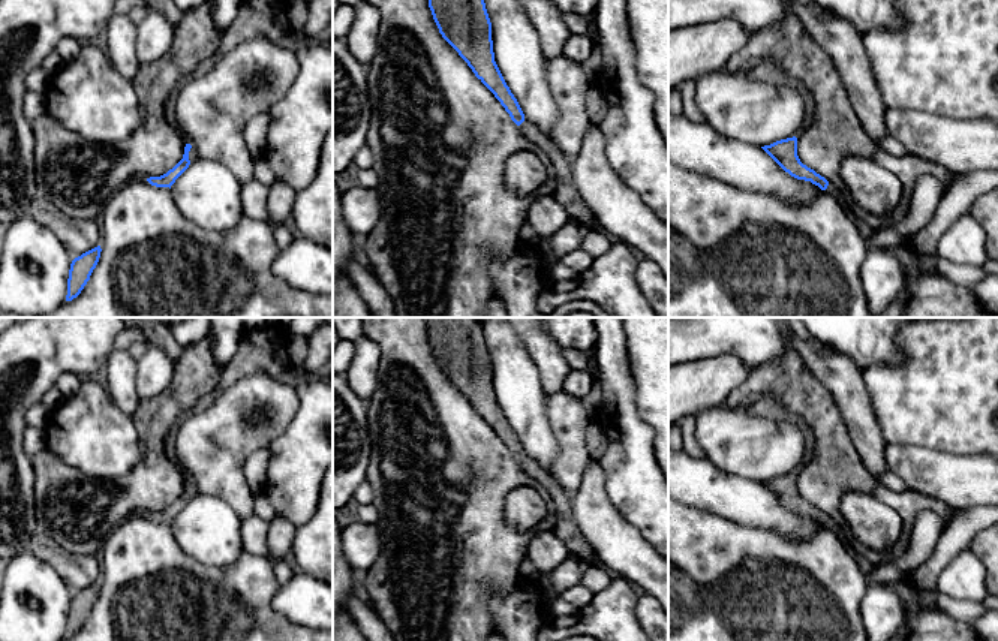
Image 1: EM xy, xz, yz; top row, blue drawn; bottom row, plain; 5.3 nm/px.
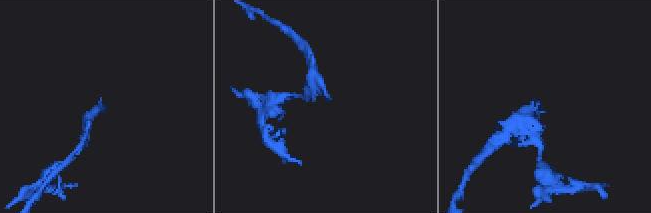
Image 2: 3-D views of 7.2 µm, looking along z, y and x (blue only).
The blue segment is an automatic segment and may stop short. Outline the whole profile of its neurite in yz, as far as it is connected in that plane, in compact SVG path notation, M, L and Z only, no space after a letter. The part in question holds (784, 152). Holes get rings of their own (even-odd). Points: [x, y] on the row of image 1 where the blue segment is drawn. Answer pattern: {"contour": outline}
{"contour": "M787 138L761 147L785 172L797 180L811 181L826 190L829 181L814 169L803 165L797 156L797 138Z"}

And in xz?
{"contour": "M429 0L429 7L442 37L495 94L520 132L551 160L556 172L556 189L551 196L568 211L571 220L583 225L595 223L593 213L574 183L572 162L524 118L495 61L492 22L484 0Z"}

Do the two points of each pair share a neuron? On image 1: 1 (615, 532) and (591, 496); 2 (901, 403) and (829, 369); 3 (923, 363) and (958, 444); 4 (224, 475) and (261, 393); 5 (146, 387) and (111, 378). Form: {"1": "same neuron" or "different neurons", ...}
{"1": "same neuron", "2": "different neurons", "3": "same neuron", "4": "same neuron", "5": "different neurons"}

